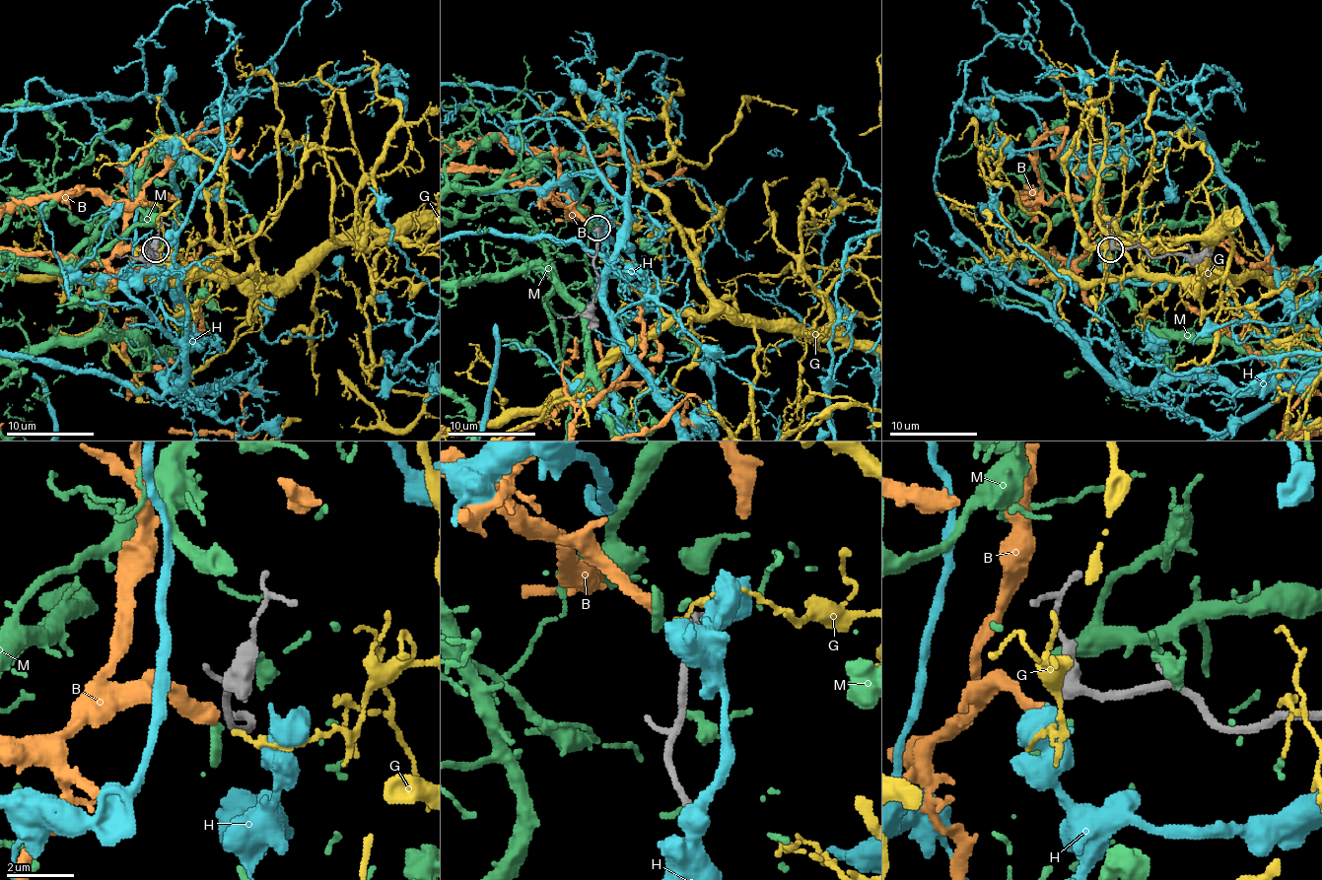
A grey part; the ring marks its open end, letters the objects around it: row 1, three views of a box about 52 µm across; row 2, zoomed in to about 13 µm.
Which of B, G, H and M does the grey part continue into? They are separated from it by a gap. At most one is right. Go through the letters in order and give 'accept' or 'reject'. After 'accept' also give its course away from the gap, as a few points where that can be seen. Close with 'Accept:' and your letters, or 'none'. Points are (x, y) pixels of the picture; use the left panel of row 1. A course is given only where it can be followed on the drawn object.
B: reject
G: reject
H: reject
M: reject
Accept: none

